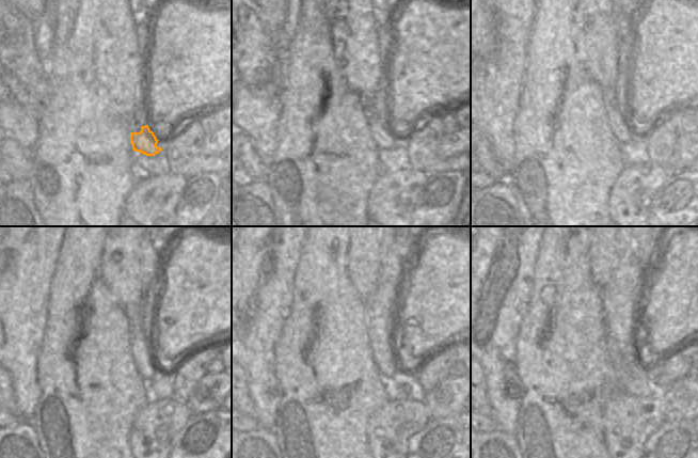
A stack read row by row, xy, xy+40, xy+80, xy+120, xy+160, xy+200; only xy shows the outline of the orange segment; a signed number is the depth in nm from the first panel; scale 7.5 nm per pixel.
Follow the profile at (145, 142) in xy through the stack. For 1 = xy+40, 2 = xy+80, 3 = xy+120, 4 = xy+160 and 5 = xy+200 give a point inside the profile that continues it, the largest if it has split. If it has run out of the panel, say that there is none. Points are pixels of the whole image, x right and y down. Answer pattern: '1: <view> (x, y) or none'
1: xy+40 (382, 135)
2: xy+80 (619, 122)
3: xy+120 (142, 350)
4: xy+160 (383, 352)
5: xy+200 (611, 310)

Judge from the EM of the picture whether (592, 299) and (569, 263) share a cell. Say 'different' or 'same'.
same

